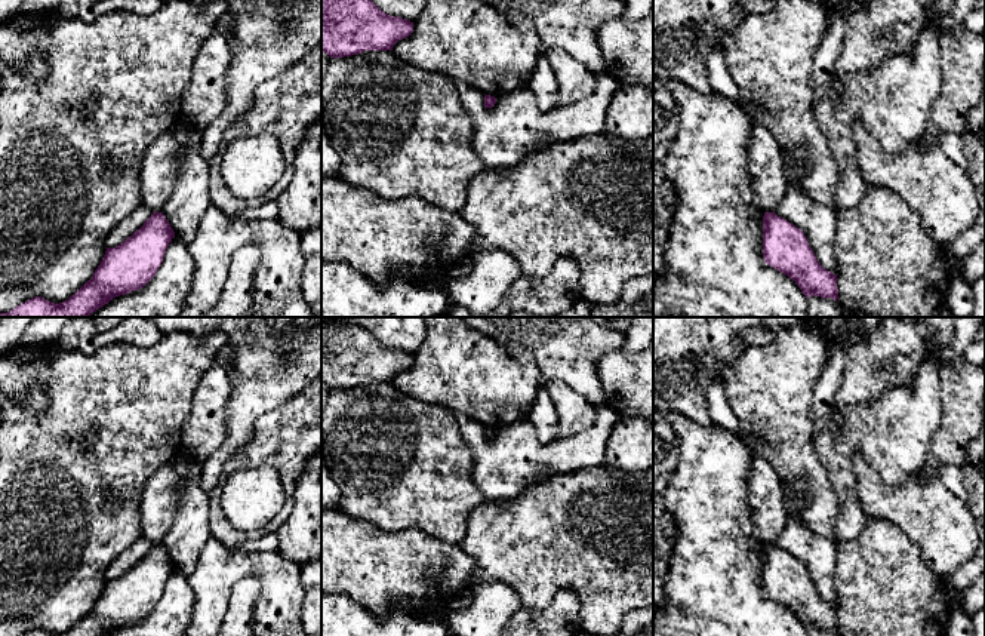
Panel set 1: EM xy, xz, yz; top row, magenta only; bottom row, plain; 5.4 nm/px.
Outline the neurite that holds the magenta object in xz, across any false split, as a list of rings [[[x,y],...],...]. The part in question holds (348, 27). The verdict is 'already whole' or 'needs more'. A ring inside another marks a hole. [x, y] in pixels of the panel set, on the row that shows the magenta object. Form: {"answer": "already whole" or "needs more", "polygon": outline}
{"answer": "already whole", "polygon": [[[321,0],[321,52],[330,58],[358,55],[364,50],[393,50],[393,46],[412,31],[413,22],[387,15],[372,0]]]}

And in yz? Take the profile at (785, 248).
{"answer": "already whole", "polygon": [[[775,212],[763,216],[763,258],[792,279],[807,298],[838,299],[837,274],[819,264],[804,233]]]}

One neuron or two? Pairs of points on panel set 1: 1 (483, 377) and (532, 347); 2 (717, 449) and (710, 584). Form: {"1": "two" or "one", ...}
{"1": "two", "2": "one"}

